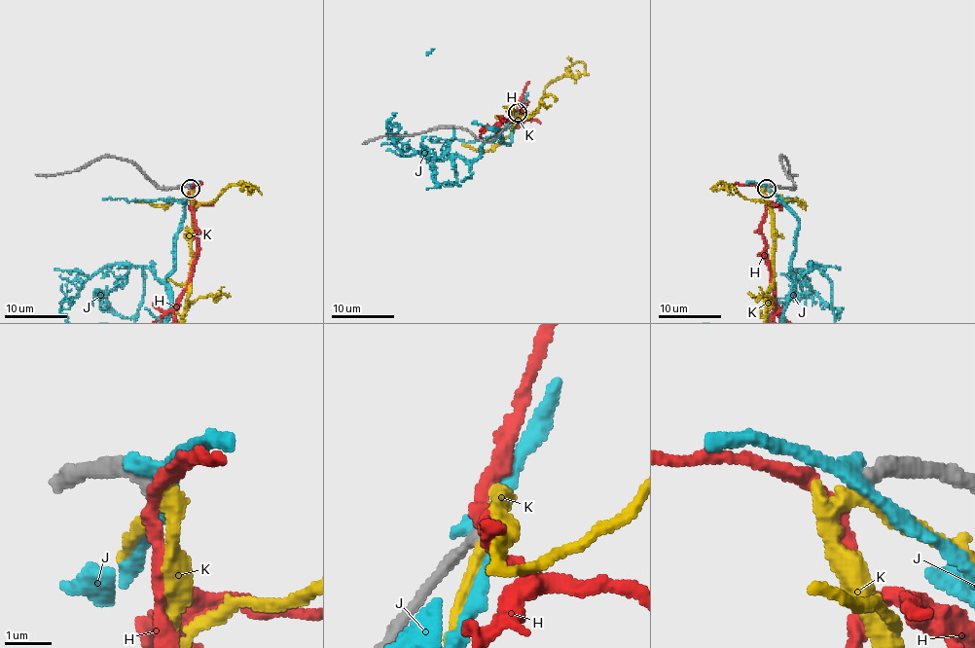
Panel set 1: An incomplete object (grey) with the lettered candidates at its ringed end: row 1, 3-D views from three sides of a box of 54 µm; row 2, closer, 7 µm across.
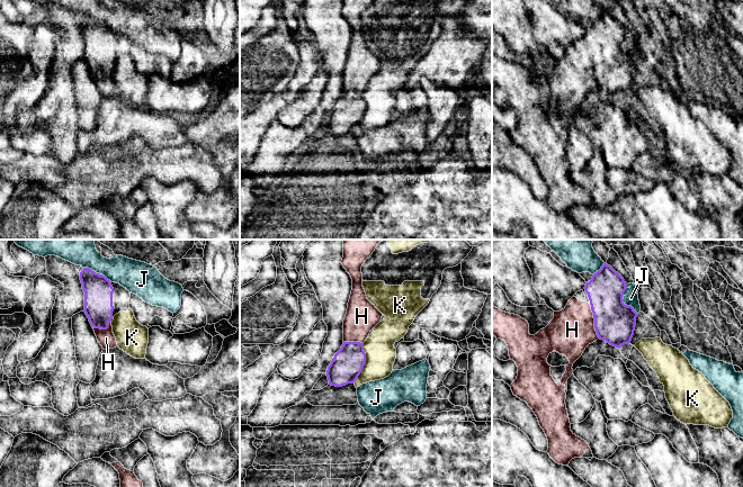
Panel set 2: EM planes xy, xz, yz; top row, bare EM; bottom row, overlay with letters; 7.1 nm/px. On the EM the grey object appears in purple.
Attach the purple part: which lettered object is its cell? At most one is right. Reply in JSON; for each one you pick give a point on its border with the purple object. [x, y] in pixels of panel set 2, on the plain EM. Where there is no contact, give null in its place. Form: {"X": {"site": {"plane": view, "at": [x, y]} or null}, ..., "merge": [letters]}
{"H": {"site": {"plane": "yz", "at": [594, 69]}}, "merge": ["H"]}

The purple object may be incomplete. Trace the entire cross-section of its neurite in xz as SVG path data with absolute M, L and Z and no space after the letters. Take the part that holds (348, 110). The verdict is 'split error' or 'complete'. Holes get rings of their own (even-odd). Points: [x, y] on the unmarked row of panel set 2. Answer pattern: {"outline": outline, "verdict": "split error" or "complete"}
{"outline": "M343 0L341 11L352 27L352 38L343 67L343 92L326 118L331 134L342 135L357 128L366 111L364 90L383 64L367 47L362 35L361 15L372 2Z", "verdict": "split error"}

